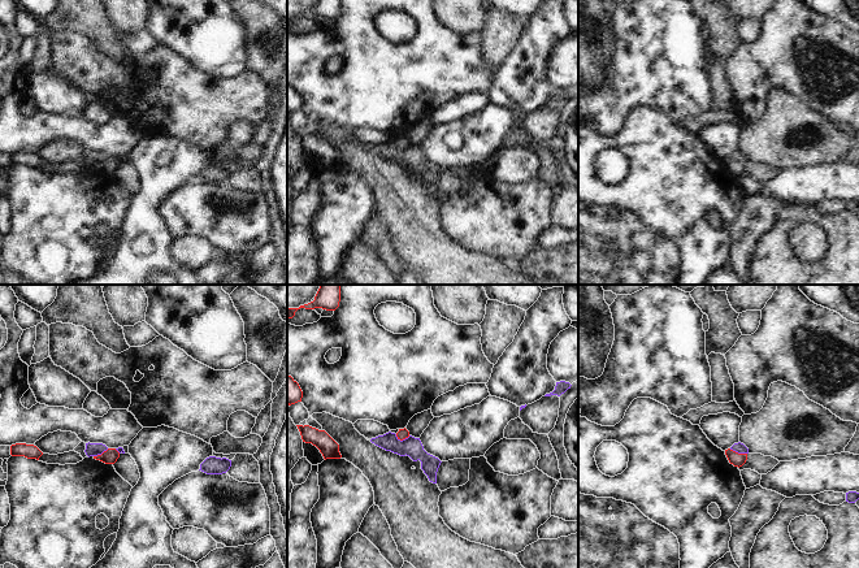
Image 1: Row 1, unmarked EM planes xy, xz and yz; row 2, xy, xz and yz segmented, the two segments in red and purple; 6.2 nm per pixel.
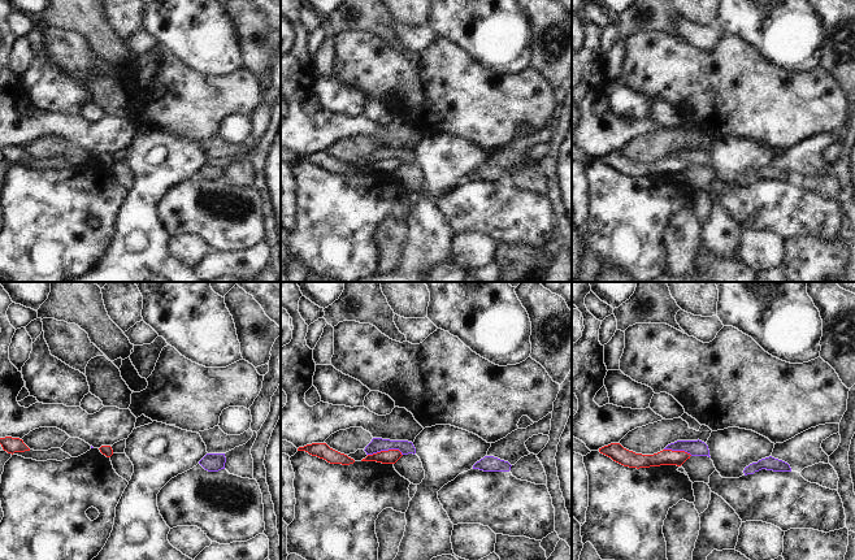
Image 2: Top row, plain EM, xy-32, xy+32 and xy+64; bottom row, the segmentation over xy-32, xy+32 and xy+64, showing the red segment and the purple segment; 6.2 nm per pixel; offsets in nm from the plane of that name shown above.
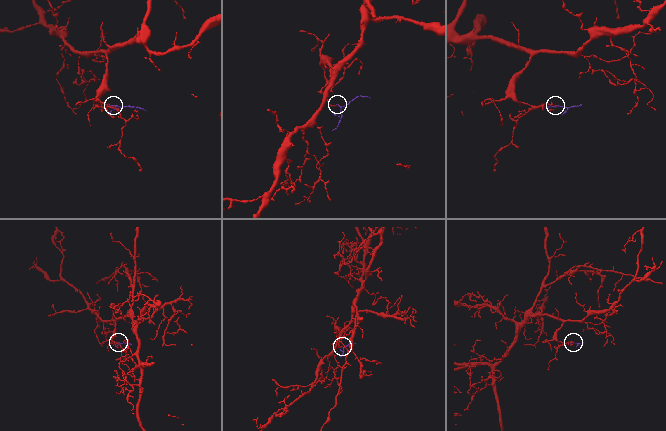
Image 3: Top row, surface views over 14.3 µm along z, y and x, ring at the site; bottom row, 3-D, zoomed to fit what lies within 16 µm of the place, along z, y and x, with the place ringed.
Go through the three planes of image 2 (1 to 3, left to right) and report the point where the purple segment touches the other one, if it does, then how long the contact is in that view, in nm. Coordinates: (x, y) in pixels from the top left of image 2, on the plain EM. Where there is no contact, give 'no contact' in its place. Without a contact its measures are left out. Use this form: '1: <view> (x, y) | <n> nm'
1: no contact
2: xy+32 (385, 160) | 220 nm
3: xy+64 (678, 160) | 180 nm

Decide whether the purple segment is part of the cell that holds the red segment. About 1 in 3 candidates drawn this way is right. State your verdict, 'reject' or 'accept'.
reject

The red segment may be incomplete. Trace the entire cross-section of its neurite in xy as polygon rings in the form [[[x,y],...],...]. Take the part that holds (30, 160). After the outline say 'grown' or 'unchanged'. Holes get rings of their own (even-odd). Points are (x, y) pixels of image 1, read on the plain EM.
[[[16,152],[10,155],[12,165],[25,165],[27,168],[36,168],[43,164],[43,161],[34,153]]] | unchanged

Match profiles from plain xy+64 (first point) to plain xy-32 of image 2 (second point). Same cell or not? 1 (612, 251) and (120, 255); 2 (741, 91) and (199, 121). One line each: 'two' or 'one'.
1: two
2: one

